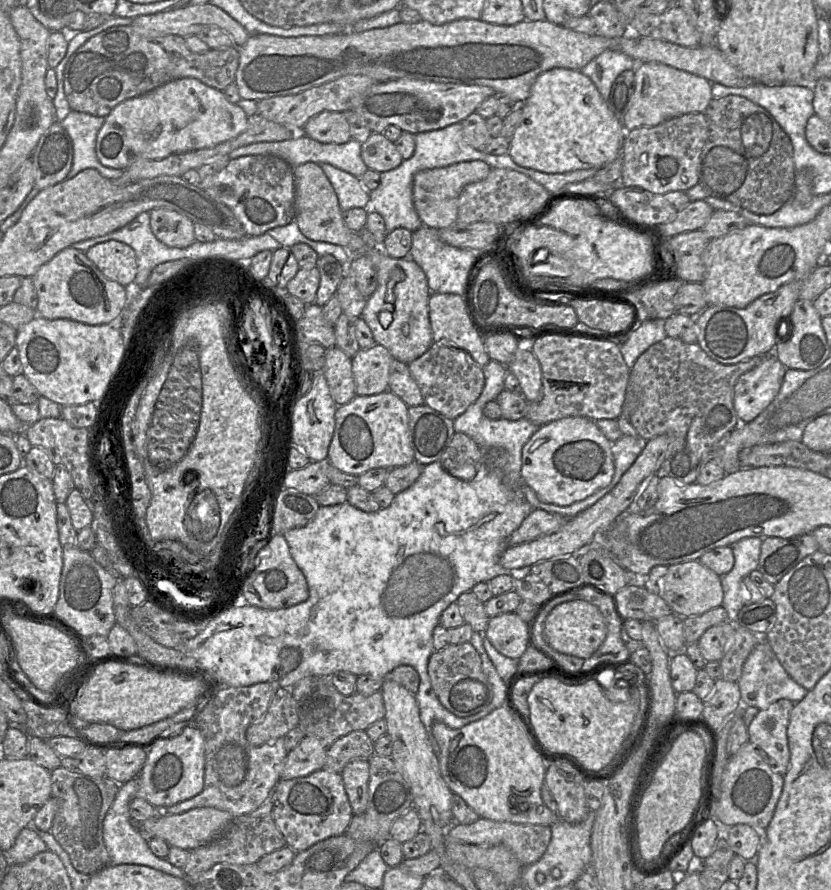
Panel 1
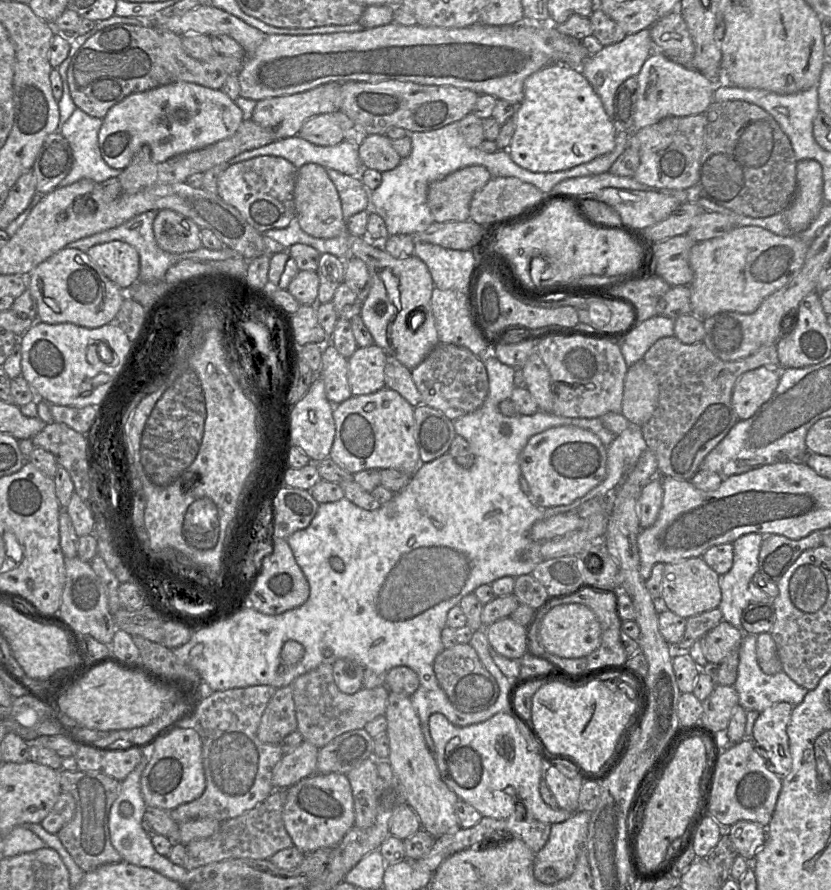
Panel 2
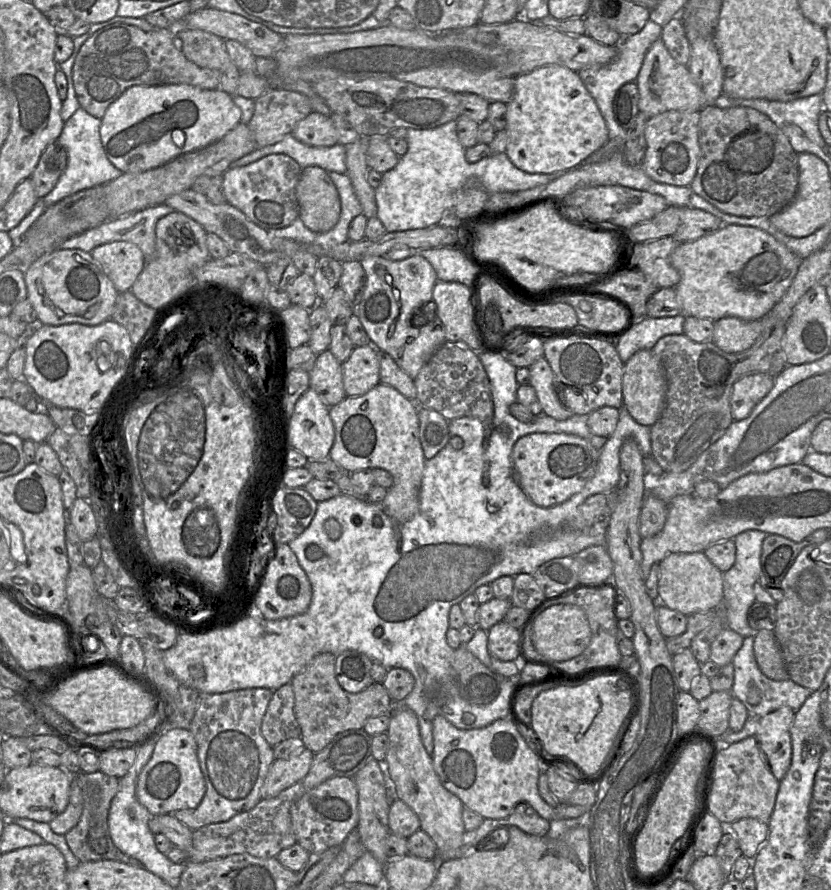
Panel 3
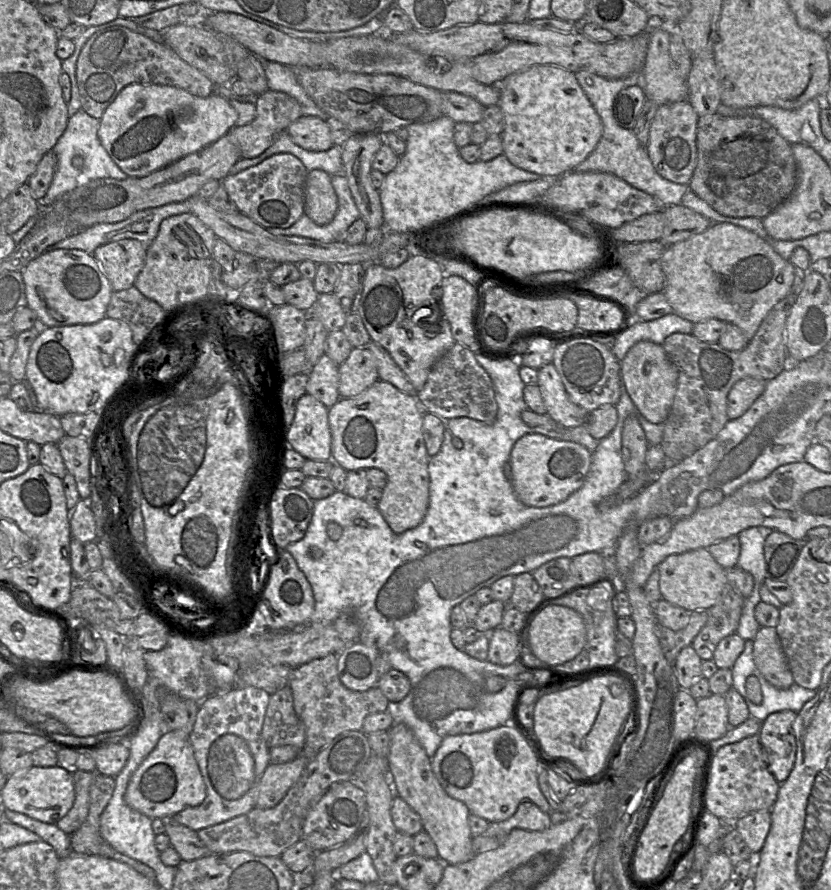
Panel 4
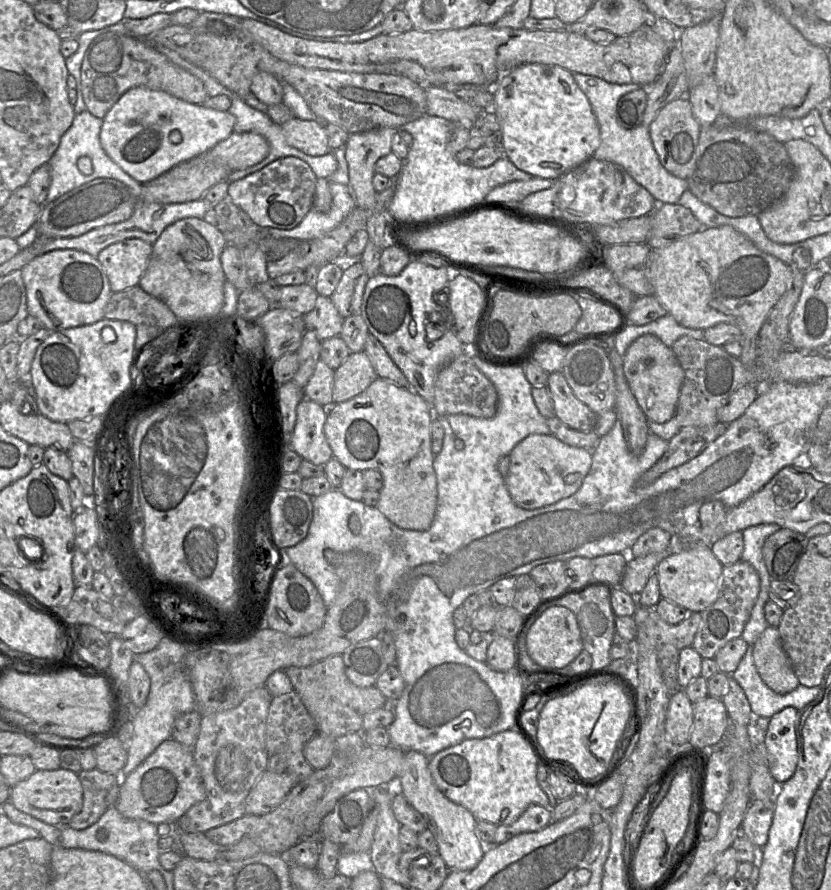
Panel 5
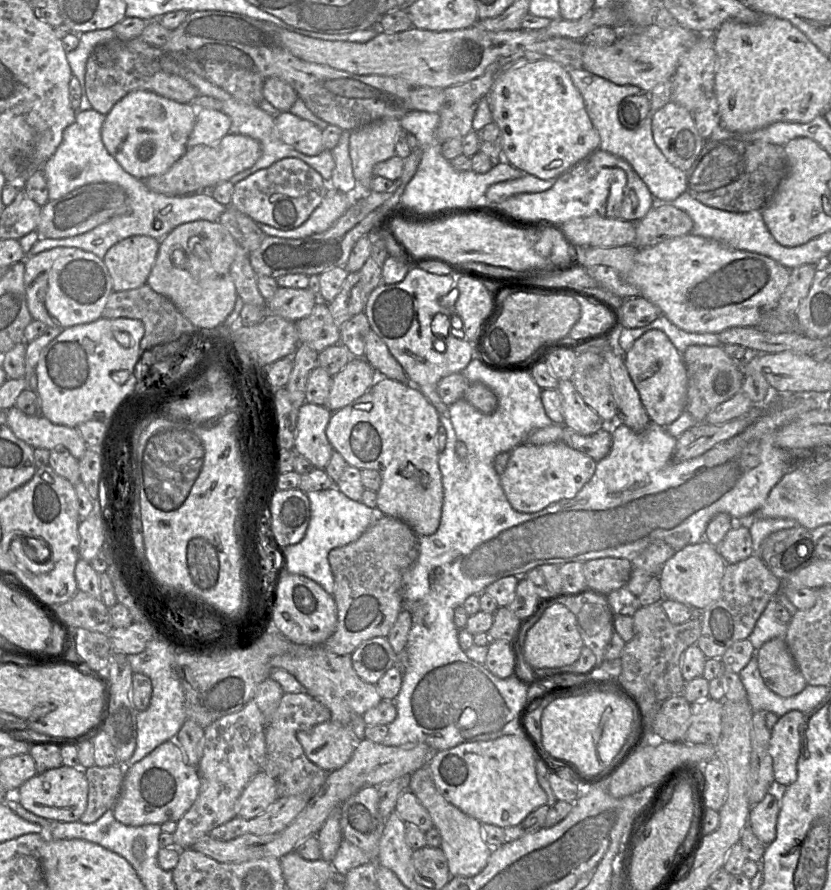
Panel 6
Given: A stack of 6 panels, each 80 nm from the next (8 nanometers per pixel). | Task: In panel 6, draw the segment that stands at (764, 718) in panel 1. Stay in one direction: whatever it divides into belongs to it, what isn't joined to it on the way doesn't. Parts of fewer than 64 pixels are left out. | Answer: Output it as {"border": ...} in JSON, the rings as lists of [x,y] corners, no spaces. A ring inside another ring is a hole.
{"border":[[[791,710],[771,729],[769,754],[772,757],[773,777],[776,785],[788,786],[797,778],[797,761],[800,751],[799,726],[804,713]]]}

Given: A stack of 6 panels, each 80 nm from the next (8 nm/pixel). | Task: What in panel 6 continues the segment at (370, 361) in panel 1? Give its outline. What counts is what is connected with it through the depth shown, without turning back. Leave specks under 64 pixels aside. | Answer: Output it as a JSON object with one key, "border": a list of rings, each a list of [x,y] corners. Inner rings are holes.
{"border":[[[351,357],[348,364],[332,377],[326,407],[337,411],[366,393],[378,378],[377,372],[364,359]]]}

